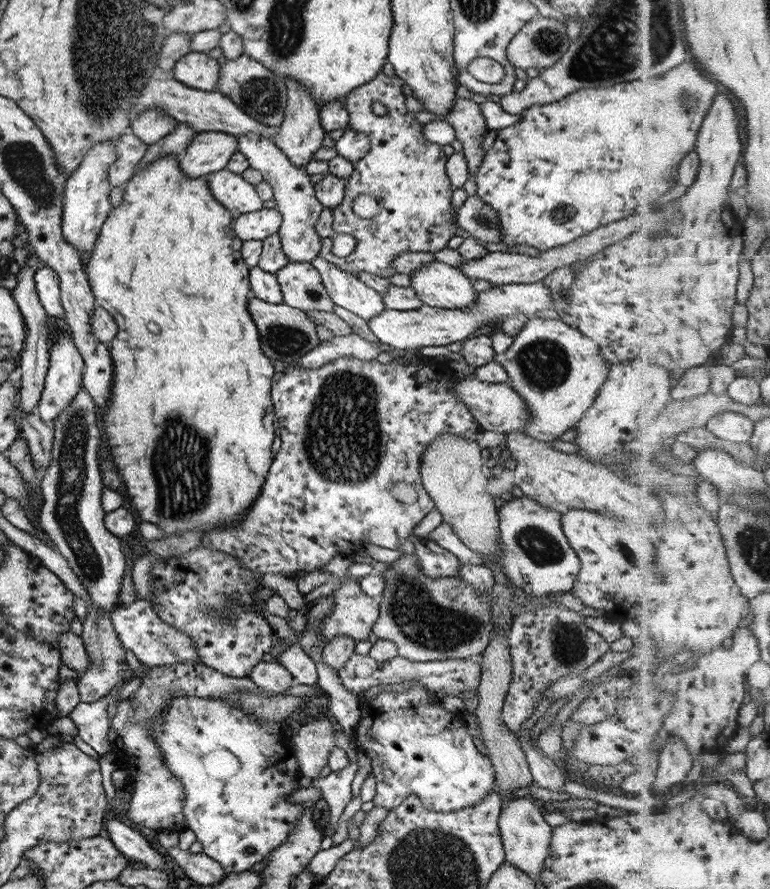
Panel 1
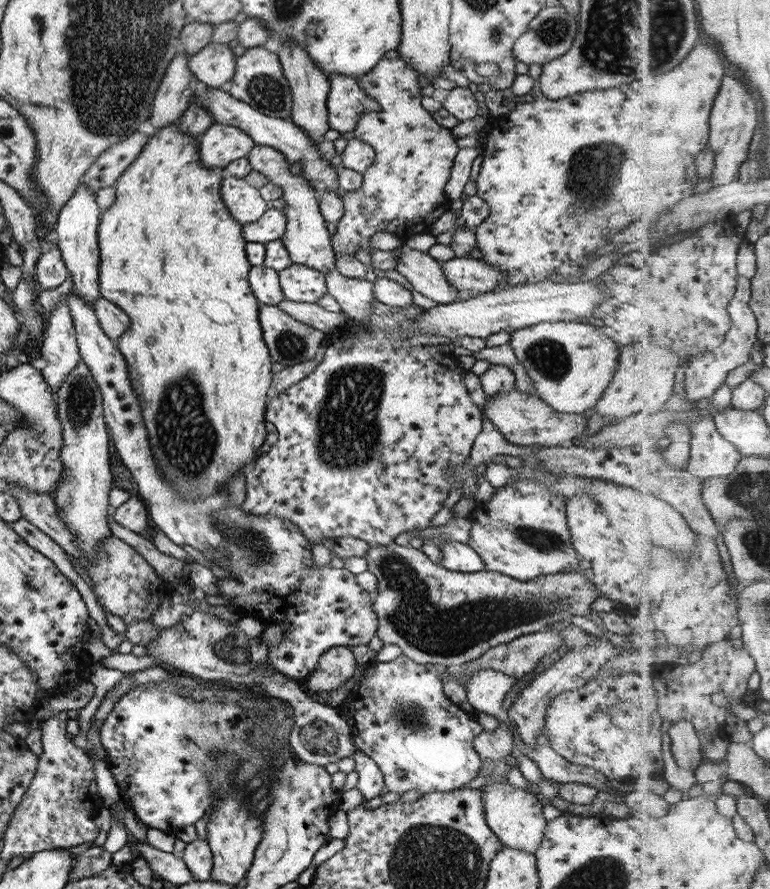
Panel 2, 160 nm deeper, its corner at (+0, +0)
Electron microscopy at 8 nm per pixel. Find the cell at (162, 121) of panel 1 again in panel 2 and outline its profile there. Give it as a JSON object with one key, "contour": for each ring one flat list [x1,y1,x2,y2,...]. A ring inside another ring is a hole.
{"contour":[[183,51,177,52,168,62,161,82,154,92,145,128,148,133,175,123,194,98,201,83,194,78,187,66,188,57]]}

